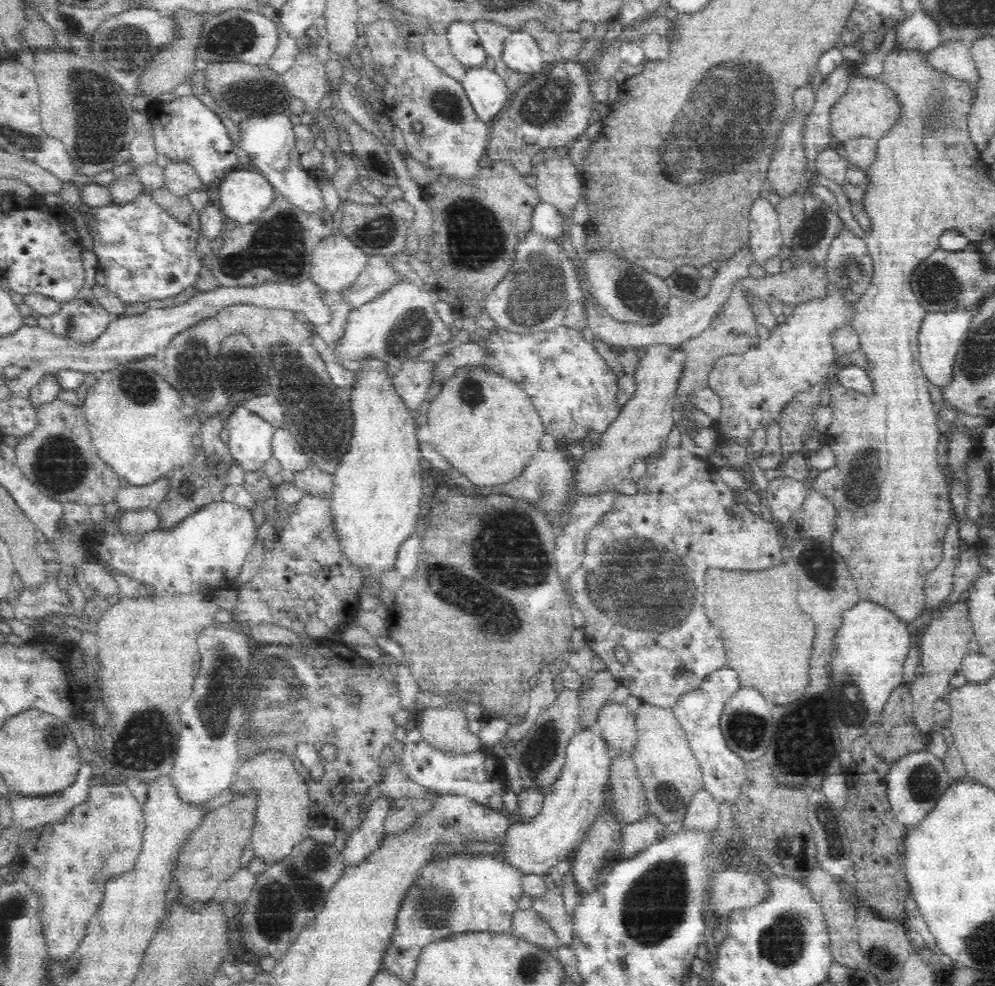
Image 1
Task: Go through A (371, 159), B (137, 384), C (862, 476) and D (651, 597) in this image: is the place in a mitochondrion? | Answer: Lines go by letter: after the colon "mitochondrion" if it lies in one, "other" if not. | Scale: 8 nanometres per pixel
A: mitochondrion
B: mitochondrion
C: mitochondrion
D: mitochondrion

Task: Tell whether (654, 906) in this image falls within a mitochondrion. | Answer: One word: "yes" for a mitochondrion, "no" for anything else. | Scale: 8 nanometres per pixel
yes

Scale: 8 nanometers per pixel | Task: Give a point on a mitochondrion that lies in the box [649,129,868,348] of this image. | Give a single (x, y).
(816, 226)

